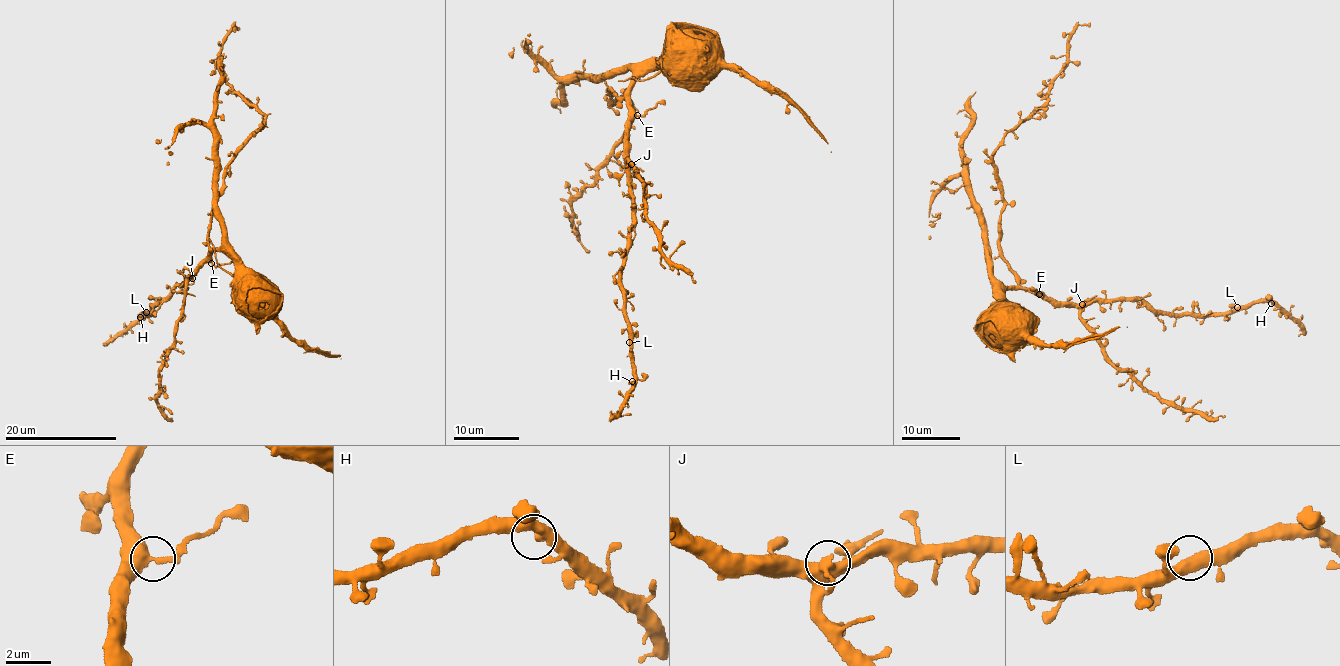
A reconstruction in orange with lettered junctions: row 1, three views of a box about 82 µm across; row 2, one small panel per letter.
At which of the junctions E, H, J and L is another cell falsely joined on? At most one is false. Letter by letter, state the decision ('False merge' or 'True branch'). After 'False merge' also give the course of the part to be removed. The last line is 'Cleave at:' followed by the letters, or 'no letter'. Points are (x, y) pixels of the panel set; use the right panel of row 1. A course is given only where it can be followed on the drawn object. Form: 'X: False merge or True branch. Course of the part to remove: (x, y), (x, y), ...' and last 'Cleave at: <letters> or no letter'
E: False merge
H: True branch
J: True branch
L: True branch
Cleave at: E

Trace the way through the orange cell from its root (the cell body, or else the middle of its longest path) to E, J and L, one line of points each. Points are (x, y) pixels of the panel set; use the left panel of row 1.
E: (255, 286), (261, 278), (259, 274), (221, 250), (209, 255), (211, 263)
J: (255, 286), (261, 278), (259, 274), (219, 249), (198, 265), (192, 278)
L: (255, 286), (261, 278), (259, 274), (219, 249), (167, 297), (155, 302), (145, 316), (146, 312)

